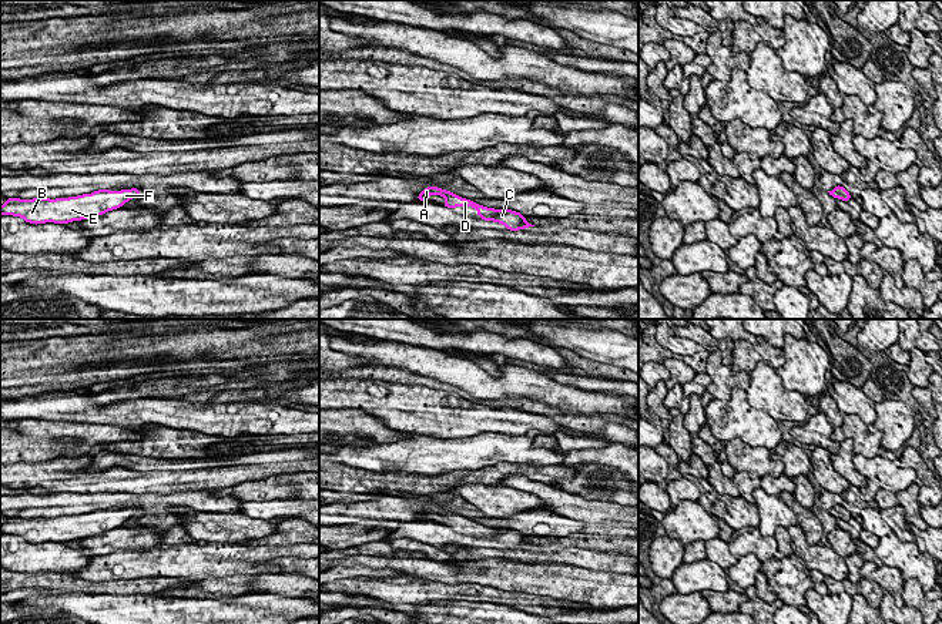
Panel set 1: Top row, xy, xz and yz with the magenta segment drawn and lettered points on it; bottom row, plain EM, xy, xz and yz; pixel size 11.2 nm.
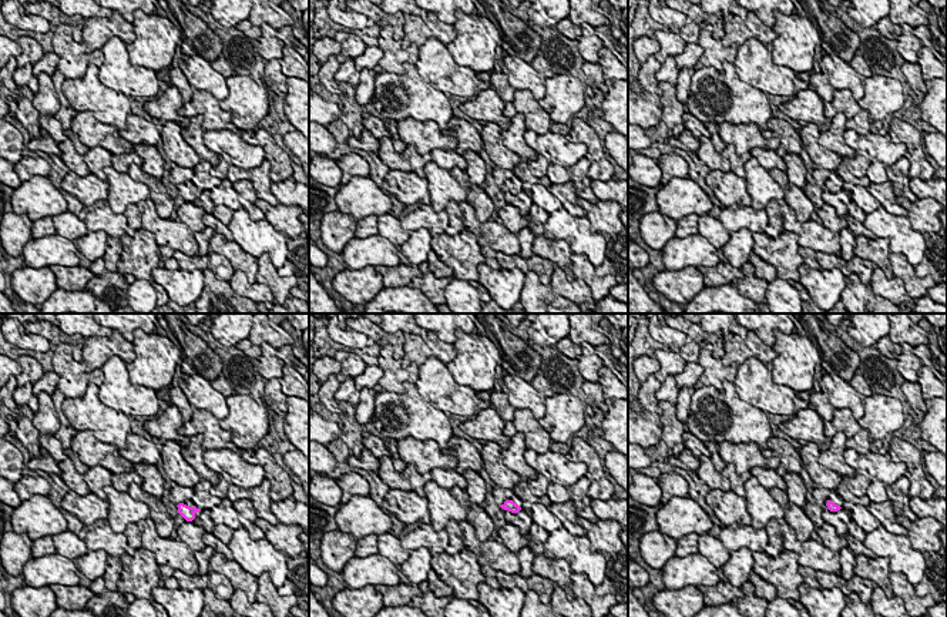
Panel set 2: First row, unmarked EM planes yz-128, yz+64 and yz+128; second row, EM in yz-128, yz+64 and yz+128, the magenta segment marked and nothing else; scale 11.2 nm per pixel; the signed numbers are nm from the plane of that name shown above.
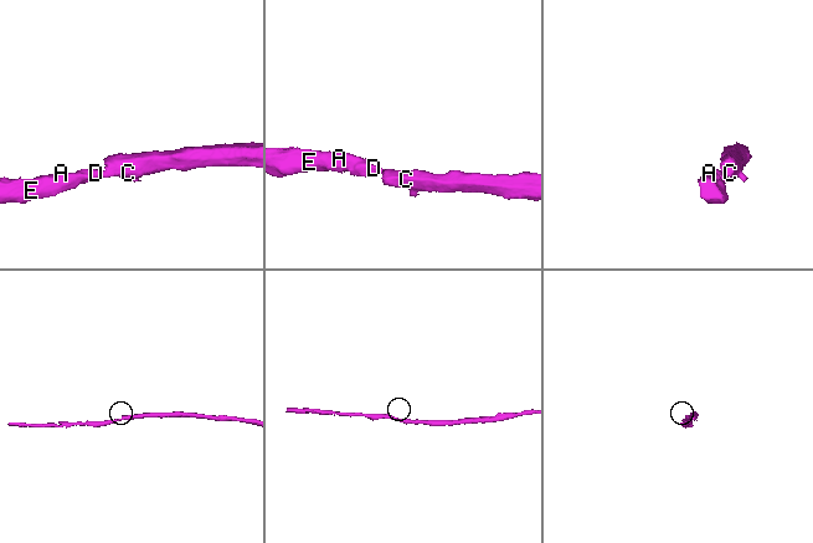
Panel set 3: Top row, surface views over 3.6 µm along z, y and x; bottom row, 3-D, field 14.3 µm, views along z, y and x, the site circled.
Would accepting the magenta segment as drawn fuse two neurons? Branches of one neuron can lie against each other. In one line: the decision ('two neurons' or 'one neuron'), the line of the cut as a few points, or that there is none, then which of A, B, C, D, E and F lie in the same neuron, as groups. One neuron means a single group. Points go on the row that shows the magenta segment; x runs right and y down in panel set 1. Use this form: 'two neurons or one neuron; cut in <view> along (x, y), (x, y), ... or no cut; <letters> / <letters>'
one neuron; no cut; A B C D E F

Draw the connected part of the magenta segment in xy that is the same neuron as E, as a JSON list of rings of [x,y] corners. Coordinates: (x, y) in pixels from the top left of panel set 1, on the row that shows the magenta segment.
[[[138,188],[110,191],[98,189],[68,198],[7,198],[0,207],[0,215],[20,217],[29,224],[64,224],[100,217],[108,211],[121,208],[131,198],[141,197]]]

